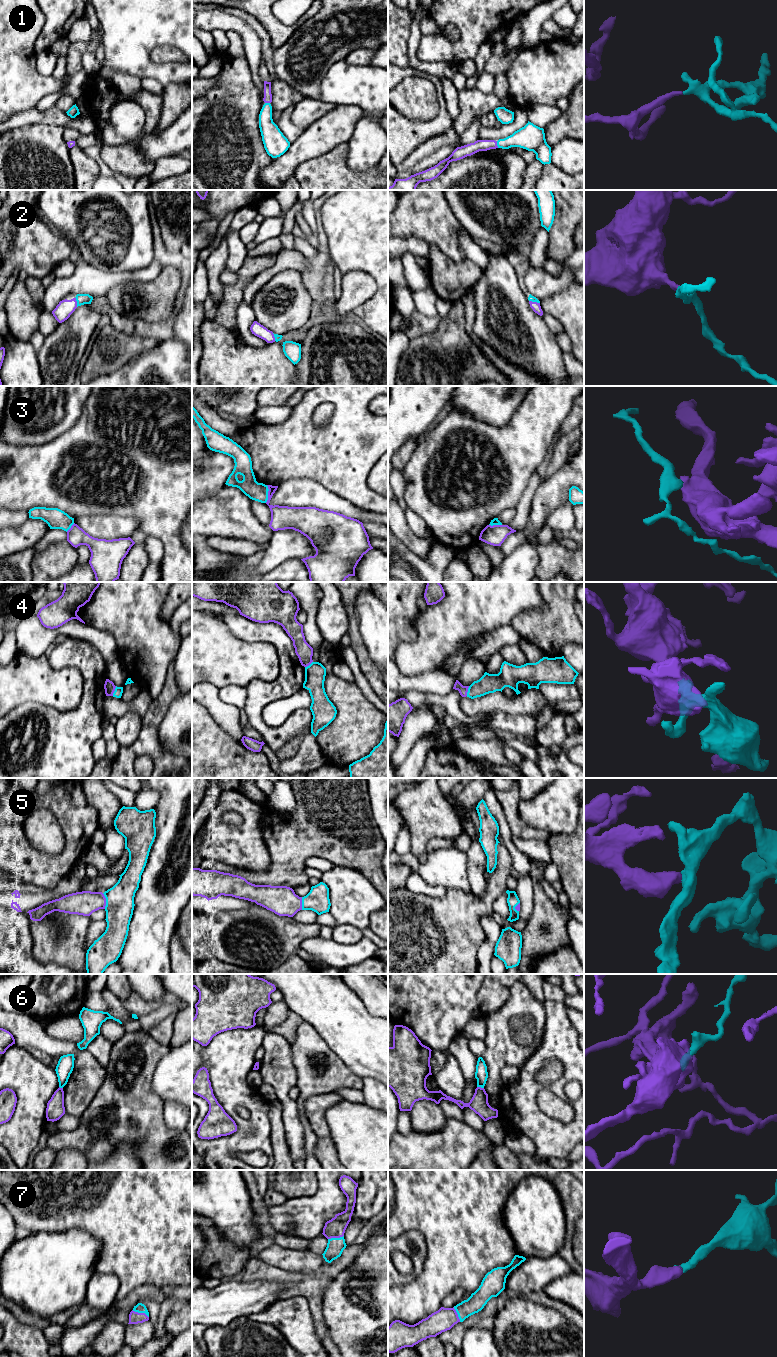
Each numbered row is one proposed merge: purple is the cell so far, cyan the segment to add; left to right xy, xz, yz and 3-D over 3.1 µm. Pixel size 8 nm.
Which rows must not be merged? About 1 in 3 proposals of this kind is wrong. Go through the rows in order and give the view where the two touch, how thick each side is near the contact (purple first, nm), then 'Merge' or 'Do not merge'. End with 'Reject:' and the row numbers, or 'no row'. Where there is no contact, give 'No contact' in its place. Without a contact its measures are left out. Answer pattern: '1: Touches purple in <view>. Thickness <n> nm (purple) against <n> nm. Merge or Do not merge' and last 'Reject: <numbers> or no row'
1: Touches purple in yz. Thickness 100 nm (purple) against 180 nm. Merge
2: Touches purple in xy. Thickness 140 nm (purple) against 90 nm. Merge
3: Touches purple in xz. Thickness 190 nm (purple) against 150 nm. Do not merge
4: Touches purple in xy. Thickness 90 nm (purple) against 70 nm. Merge
5: Touches purple in xy. Thickness 190 nm (purple) against 220 nm. Merge
6: Touches purple in yz. Thickness 150 nm (purple) against 110 nm. Do not merge
7: Touches purple in xy. Thickness 100 nm (purple) against 80 nm. Merge
Reject: 3, 6

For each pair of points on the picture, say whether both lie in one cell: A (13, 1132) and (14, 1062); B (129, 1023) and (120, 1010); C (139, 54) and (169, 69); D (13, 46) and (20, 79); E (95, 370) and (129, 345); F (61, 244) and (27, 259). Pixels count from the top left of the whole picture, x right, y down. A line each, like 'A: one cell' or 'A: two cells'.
A: one cell
B: one cell
C: one cell
D: one cell
E: one cell
F: one cell

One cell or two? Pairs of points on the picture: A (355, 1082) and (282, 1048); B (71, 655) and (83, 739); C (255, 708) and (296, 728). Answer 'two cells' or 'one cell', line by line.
A: two cells
B: one cell
C: one cell

